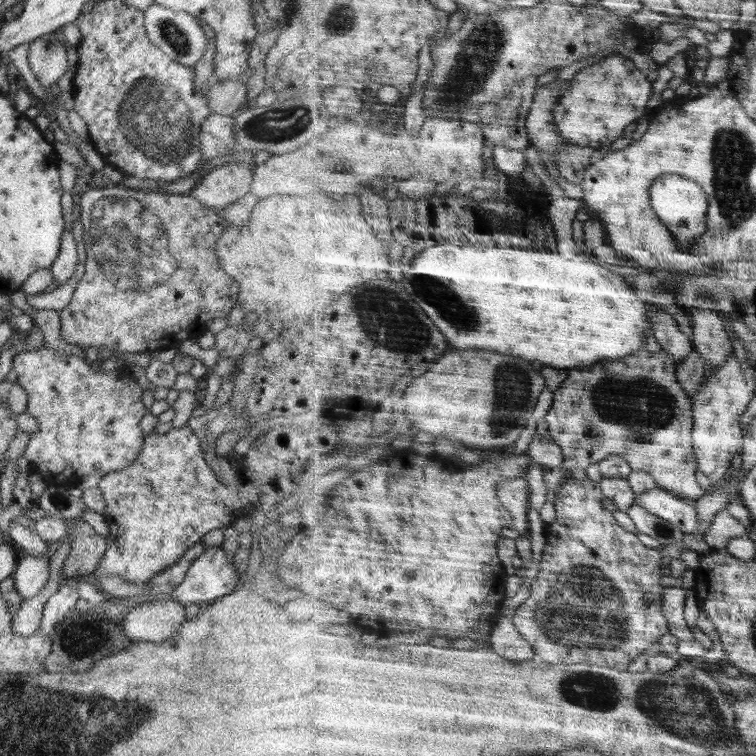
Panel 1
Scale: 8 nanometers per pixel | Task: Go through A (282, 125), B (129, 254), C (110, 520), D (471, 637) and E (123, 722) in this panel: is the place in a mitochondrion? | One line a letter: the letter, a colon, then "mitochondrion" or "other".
A: mitochondrion
B: mitochondrion
C: other
D: other
E: mitochondrion

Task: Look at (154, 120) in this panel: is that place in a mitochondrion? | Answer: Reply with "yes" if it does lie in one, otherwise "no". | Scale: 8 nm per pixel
yes

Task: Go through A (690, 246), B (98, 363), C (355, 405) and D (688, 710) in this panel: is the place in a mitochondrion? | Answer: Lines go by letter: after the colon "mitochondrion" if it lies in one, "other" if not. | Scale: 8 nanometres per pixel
A: other
B: other
C: other
D: mitochondrion

